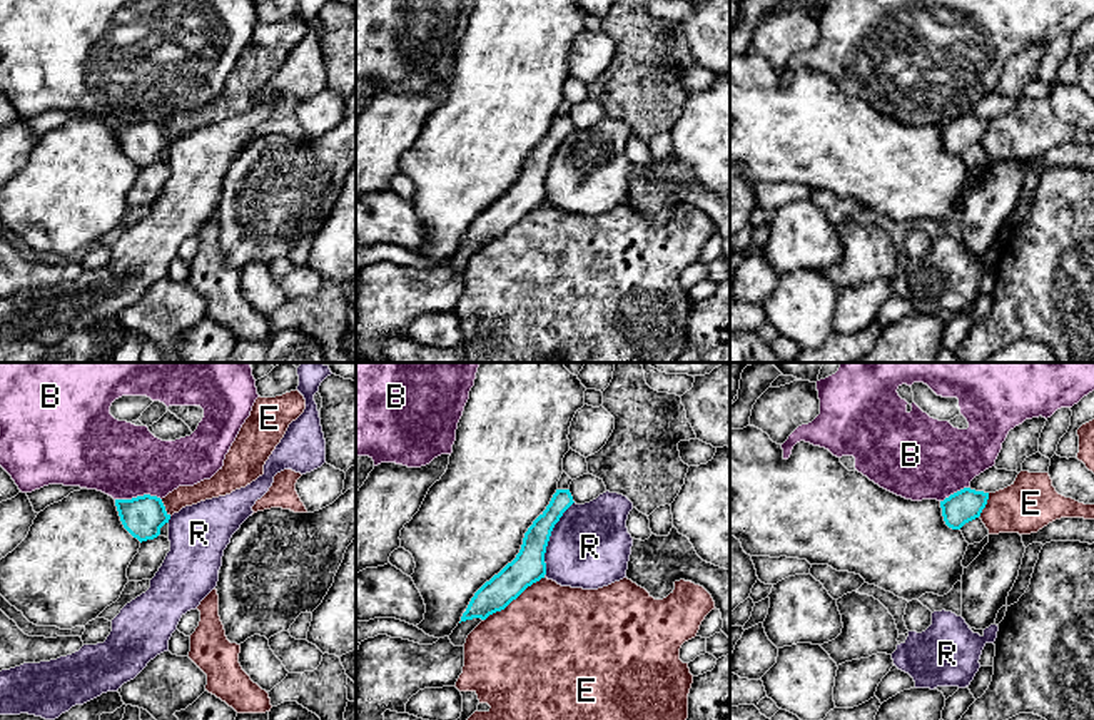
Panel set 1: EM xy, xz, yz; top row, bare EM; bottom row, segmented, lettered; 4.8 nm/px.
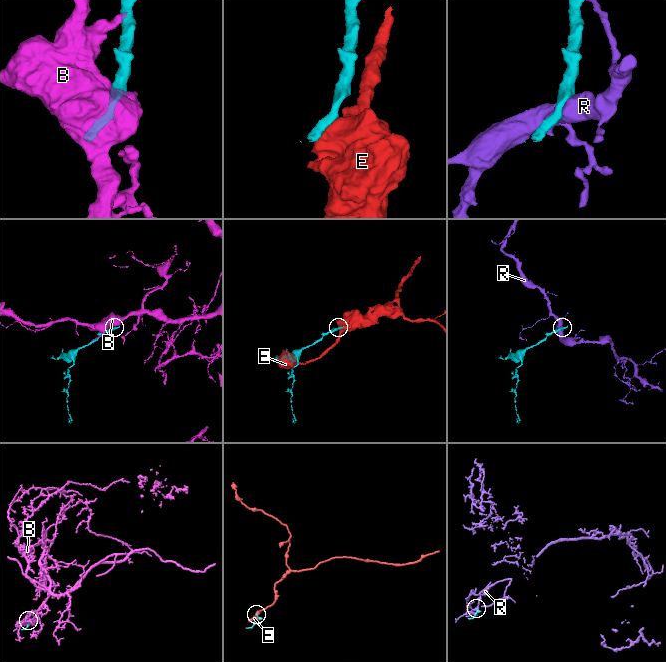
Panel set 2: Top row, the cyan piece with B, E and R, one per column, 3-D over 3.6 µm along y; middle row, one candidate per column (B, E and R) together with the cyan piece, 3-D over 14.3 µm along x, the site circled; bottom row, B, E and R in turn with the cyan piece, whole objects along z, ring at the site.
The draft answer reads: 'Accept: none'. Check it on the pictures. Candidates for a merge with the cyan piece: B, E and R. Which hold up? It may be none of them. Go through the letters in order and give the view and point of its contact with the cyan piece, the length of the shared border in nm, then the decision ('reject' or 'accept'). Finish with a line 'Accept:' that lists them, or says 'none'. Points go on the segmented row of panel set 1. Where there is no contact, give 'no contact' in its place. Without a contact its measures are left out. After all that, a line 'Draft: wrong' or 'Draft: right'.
B: xy (137, 496) | 220 nm | accept
E: xz (515, 598) | 360 nm | reject
R: xz (548, 538) | 380 nm | reject
Accept: B
Draft: wrong

